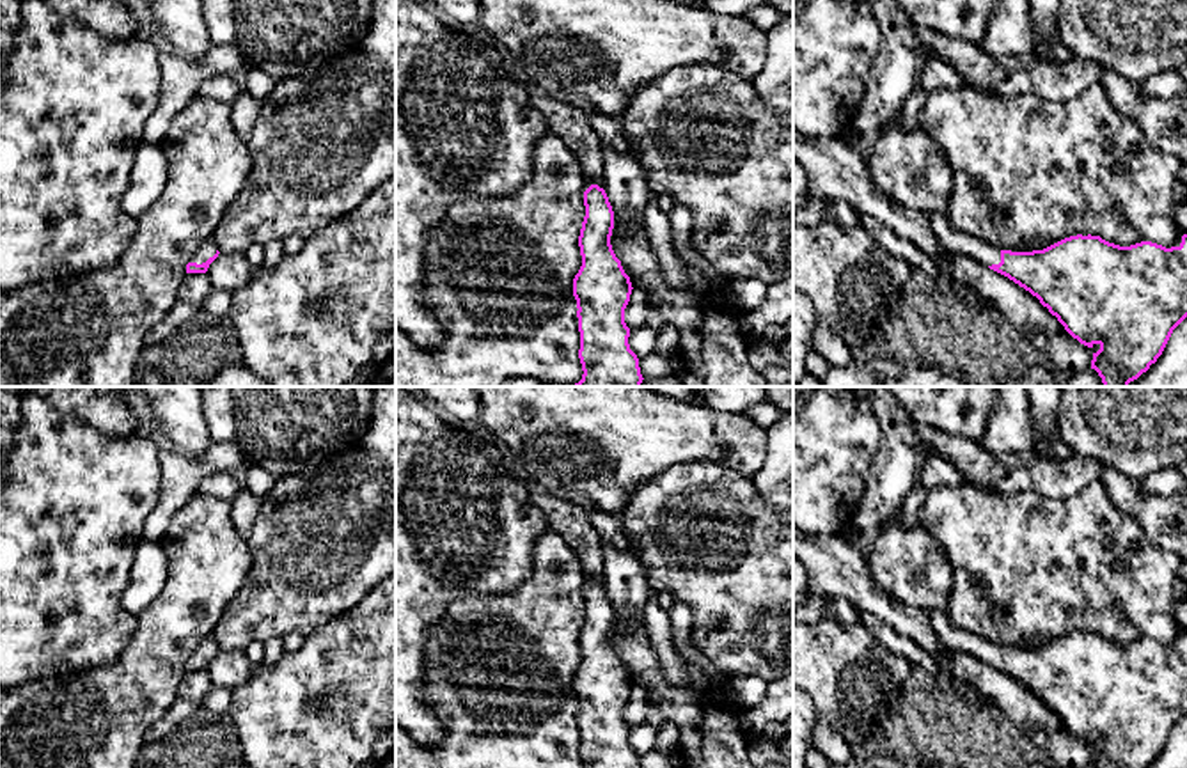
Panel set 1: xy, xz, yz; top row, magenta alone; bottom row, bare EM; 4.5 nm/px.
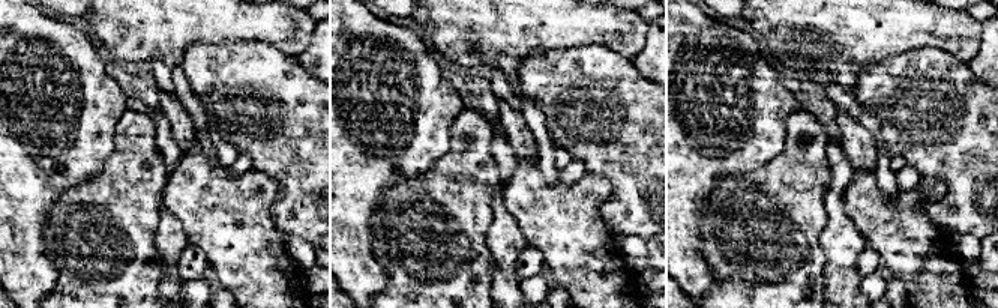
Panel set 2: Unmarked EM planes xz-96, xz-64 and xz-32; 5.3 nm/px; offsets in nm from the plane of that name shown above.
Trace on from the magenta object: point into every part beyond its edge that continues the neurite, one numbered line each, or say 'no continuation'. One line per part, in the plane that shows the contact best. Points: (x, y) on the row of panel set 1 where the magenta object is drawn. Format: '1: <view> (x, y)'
1: xy (208, 249)

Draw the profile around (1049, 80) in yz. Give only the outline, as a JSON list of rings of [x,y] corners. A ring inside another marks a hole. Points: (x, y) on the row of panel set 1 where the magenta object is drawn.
[[[1073,60],[1068,64],[1033,62],[1017,69],[990,92],[994,96],[1033,94],[1042,99],[1068,101],[1098,83],[1102,66],[1093,60]]]

